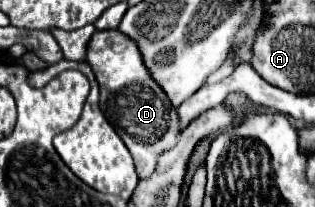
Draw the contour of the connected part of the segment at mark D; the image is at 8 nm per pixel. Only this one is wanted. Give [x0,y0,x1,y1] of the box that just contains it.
[87,29,179,177]

